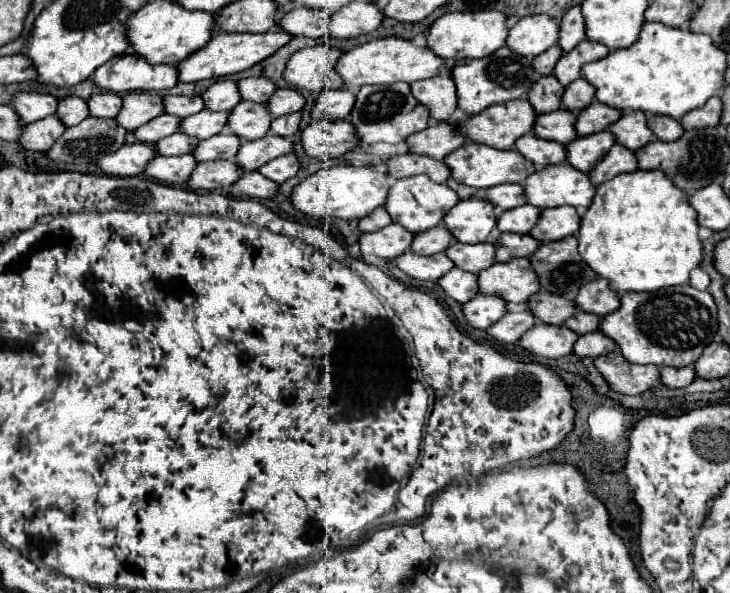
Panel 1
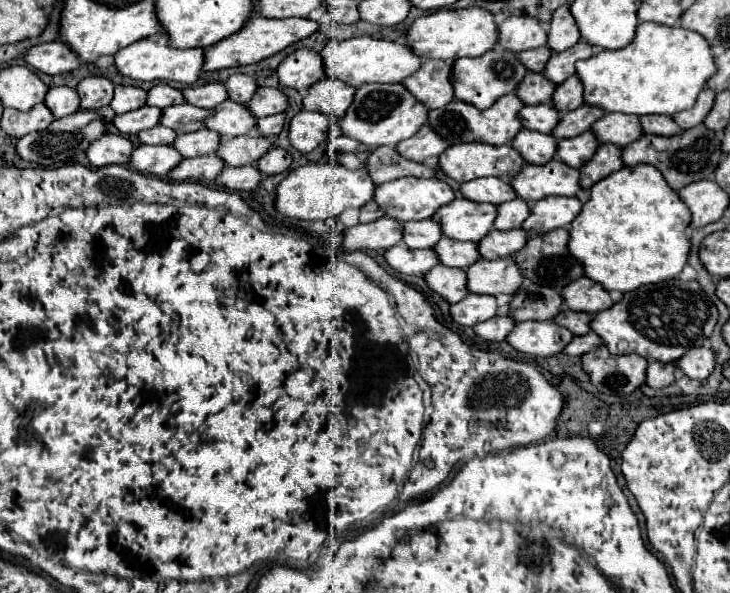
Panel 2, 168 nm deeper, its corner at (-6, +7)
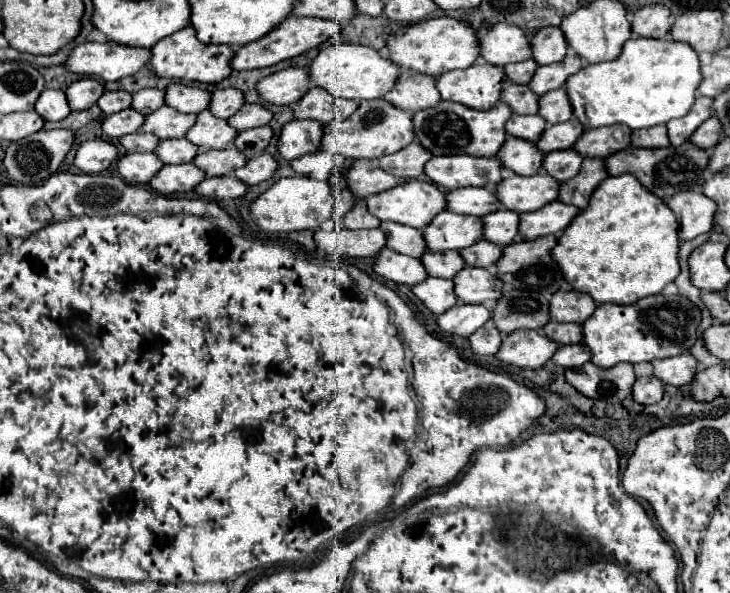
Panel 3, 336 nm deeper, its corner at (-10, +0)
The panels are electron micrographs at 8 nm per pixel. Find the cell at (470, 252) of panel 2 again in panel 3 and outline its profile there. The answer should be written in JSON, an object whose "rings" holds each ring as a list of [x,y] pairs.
{"rings":[[[425,252],[419,260],[427,268],[427,274],[437,278],[453,278],[465,266],[459,252]]]}

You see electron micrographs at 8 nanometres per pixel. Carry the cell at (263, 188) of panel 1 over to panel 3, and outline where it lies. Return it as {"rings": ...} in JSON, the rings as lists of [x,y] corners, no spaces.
{"rings":[[[219,176],[219,178],[205,178],[197,184],[195,192],[203,198],[215,200],[215,198],[239,198],[243,196],[247,186],[241,180],[235,180],[233,176]]]}

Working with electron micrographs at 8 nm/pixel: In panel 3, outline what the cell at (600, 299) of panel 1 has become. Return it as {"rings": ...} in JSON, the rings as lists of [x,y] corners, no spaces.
{"rings":[[[557,290],[549,304],[549,316],[553,322],[577,322],[583,324],[595,310],[595,302],[587,294]]]}

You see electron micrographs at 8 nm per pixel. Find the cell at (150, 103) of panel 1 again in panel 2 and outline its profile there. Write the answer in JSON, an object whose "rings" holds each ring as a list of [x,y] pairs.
{"rings":[[[125,85],[115,87],[115,97],[111,101],[111,109],[117,115],[141,109],[143,105],[147,105],[147,91],[145,89],[141,89],[141,87],[125,87]]]}

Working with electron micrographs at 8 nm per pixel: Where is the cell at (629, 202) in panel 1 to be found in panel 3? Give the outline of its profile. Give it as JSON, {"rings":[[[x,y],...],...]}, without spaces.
{"rings":[[[633,176],[605,178],[589,198],[589,206],[579,212],[573,222],[559,236],[557,246],[551,250],[551,258],[563,272],[565,282],[571,284],[575,292],[589,294],[597,304],[635,304],[637,300],[659,294],[669,282],[679,274],[679,238],[677,238],[675,214],[651,192],[639,188]]]}

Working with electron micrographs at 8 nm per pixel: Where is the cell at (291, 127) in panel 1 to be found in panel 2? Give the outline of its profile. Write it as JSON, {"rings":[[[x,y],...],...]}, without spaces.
{"rings":[[[279,113],[279,115],[261,117],[257,123],[257,129],[263,137],[277,137],[281,133],[283,125],[285,125],[285,113]]]}

